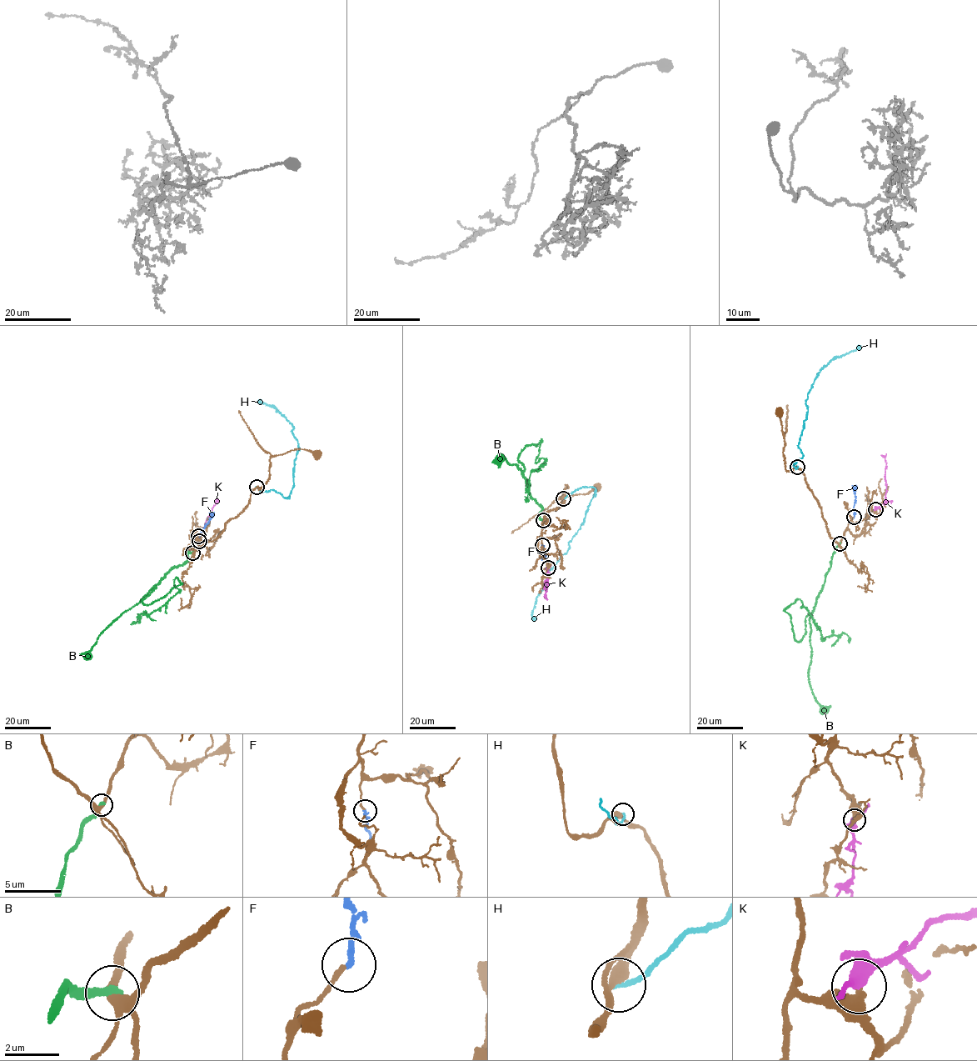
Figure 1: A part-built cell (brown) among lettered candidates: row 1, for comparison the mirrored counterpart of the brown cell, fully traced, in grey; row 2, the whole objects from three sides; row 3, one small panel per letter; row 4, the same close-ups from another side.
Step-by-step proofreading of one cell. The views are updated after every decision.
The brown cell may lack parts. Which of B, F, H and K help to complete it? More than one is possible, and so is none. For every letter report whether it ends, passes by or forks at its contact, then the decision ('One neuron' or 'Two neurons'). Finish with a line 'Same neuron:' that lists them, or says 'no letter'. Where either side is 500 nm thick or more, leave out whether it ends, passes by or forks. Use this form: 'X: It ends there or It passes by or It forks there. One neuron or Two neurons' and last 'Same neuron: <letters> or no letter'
B: It ends there. Two neurons
F: It ends there. One neuron
H: It ends there. Two neurons
K: It passes by. Two neurons
Same neuron: F

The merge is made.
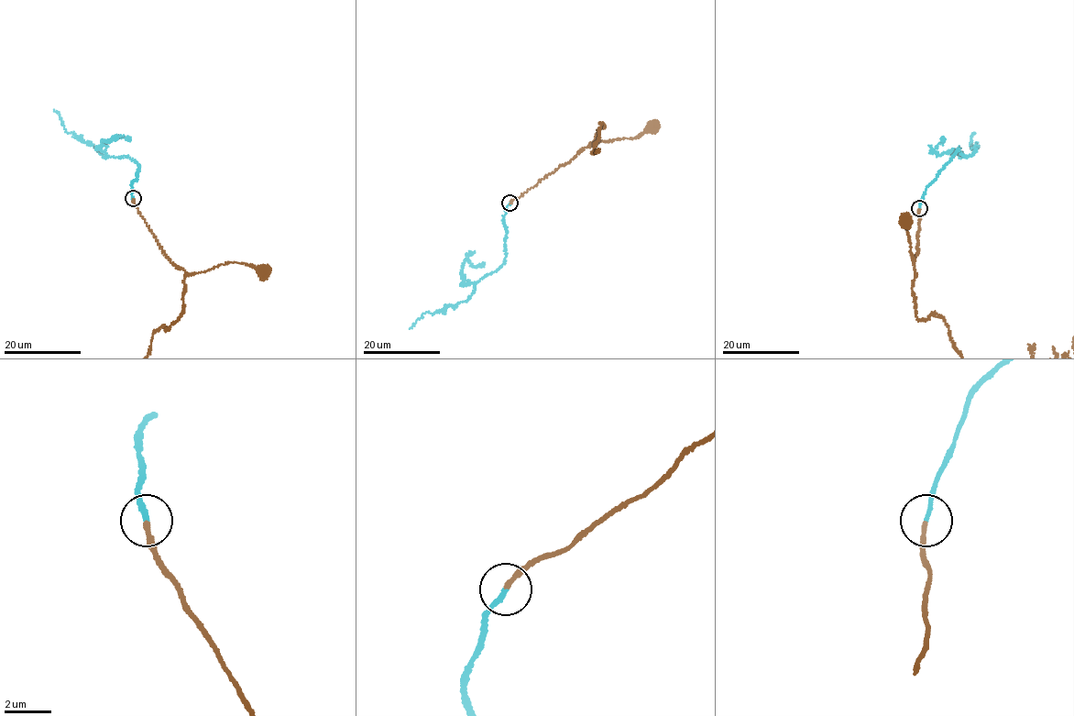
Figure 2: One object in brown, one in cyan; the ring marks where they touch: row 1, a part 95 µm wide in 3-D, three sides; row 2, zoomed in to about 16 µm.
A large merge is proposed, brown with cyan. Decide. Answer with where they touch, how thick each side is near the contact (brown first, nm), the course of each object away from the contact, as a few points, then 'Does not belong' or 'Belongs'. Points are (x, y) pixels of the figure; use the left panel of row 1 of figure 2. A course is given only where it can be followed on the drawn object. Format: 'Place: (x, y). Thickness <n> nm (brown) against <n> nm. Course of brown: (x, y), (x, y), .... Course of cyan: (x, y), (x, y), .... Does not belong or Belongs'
Place: (133, 198). Thickness 170 nm (brown) against 180 nm. Course of brown: (132, 198), (162, 252), (172, 264), (187, 274), (201, 272), (227, 262), (262, 266), (264, 269). Course of cyan: (132, 198), (132, 181), (137, 178), (138, 162), (125, 157), (106, 159), (67, 132), (59, 113), (53, 110). Belongs

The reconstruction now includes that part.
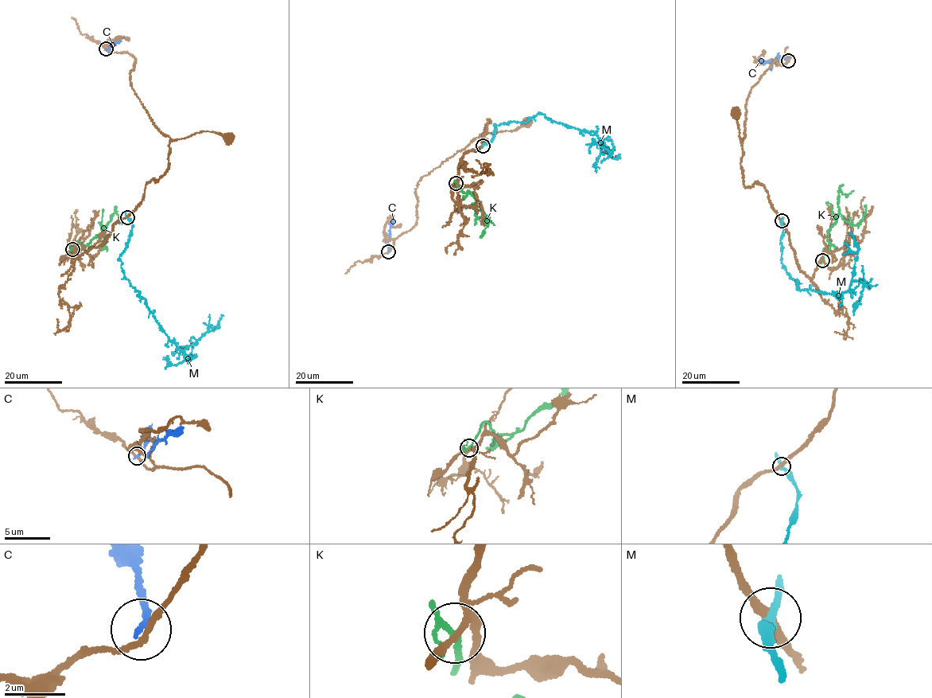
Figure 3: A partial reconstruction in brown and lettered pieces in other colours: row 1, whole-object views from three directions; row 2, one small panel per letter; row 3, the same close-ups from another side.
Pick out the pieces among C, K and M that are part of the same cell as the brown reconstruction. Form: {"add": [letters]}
{"add": []}

